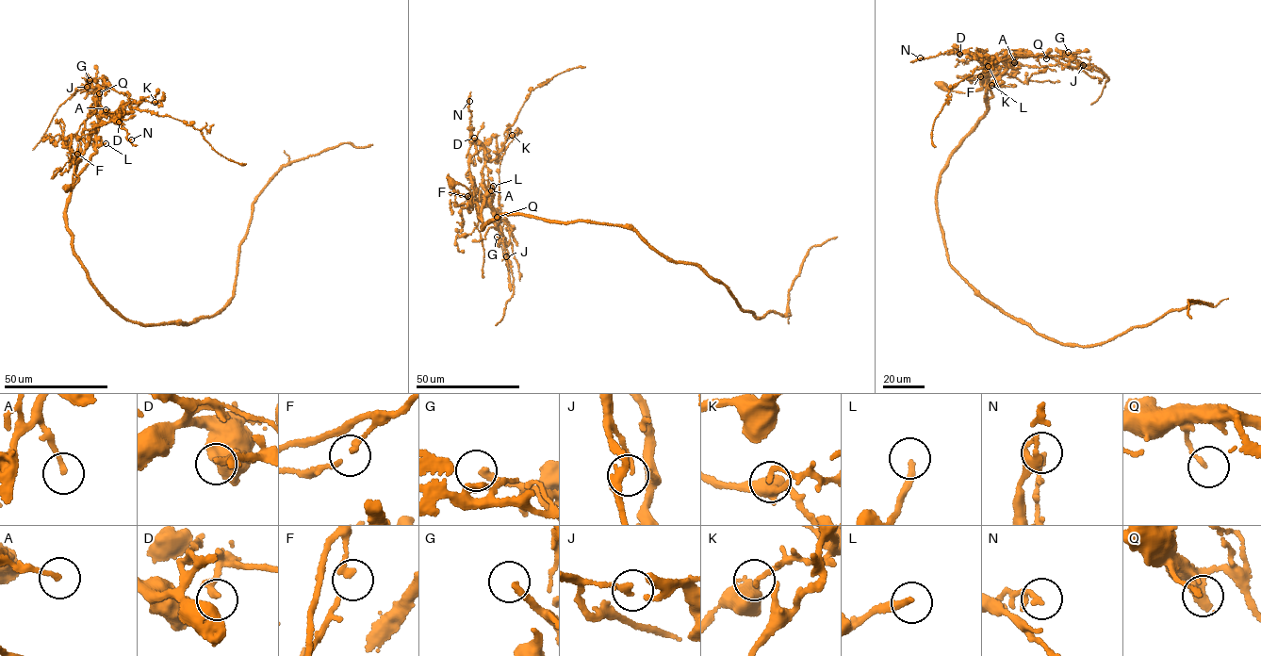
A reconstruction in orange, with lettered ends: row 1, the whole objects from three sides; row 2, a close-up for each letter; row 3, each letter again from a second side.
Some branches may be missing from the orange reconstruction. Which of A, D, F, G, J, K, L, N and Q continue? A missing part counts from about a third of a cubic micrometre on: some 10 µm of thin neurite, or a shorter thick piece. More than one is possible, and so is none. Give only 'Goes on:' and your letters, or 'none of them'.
Goes on: G, L

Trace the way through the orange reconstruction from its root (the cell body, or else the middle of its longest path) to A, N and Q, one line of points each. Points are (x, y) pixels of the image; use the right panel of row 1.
A: (942, 86), (966, 92), (987, 83), (992, 96), (987, 103), (990, 83), (1007, 68), (1006, 61), (1014, 62)
N: (942, 86), (944, 89), (966, 92), (984, 87), (987, 84), (982, 80), (983, 58), (958, 51), (920, 57)
Q: (942, 86), (966, 92), (987, 83), (992, 96), (987, 103), (990, 83), (1015, 59), (1028, 55), (1046, 58)

